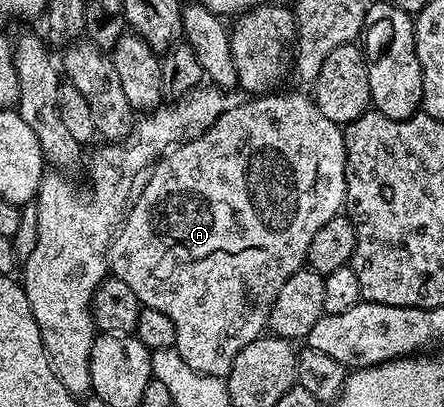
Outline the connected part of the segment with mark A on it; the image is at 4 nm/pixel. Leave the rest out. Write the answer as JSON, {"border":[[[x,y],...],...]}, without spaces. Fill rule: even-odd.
{"border":[[[280,92],[244,99],[248,101],[241,100],[234,108],[225,111],[201,137],[169,149],[147,174],[143,182],[144,190],[142,185],[138,196],[131,202],[124,224],[116,230],[112,246],[108,249],[111,276],[122,279],[122,283],[126,283],[126,287],[130,287],[134,295],[138,295],[143,308],[162,311],[162,315],[174,322],[175,349],[182,355],[182,359],[186,359],[188,366],[194,367],[194,371],[202,375],[227,378],[234,359],[238,359],[238,351],[242,351],[246,343],[254,343],[268,329],[268,316],[282,283],[286,283],[290,275],[305,268],[310,251],[310,239],[314,239],[314,234],[344,209],[346,147],[343,128],[326,119],[326,115],[318,111],[311,96]]]}

